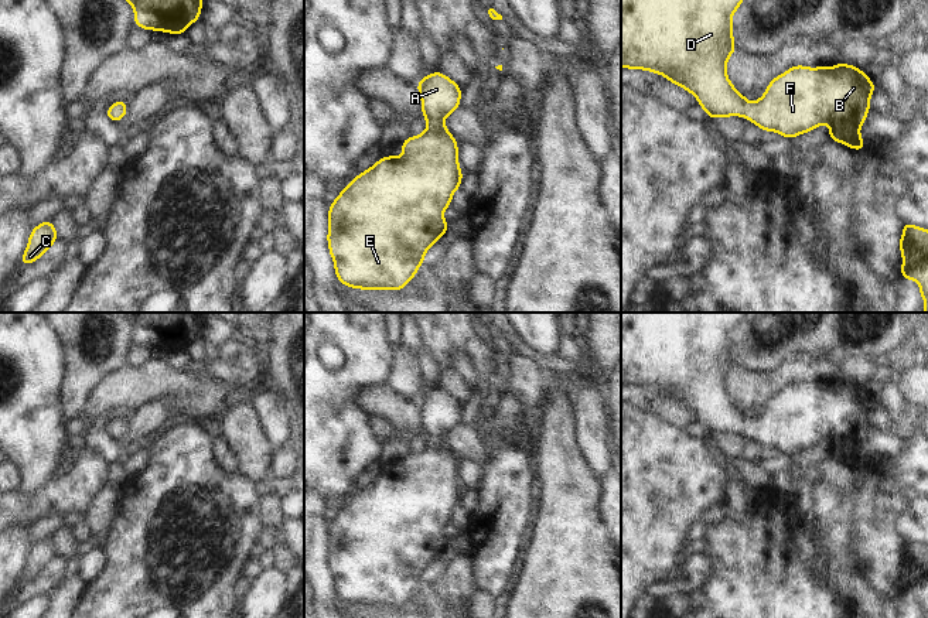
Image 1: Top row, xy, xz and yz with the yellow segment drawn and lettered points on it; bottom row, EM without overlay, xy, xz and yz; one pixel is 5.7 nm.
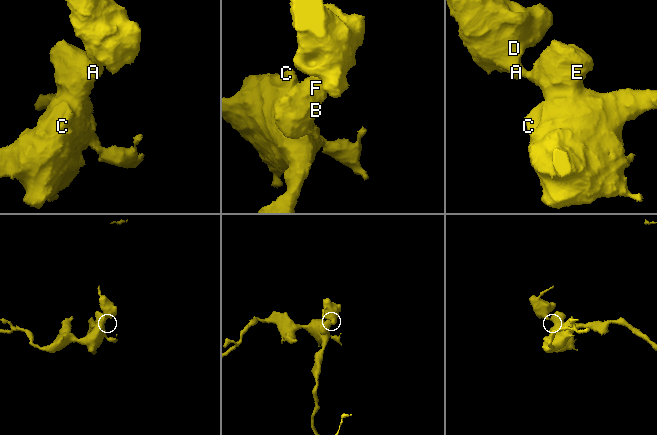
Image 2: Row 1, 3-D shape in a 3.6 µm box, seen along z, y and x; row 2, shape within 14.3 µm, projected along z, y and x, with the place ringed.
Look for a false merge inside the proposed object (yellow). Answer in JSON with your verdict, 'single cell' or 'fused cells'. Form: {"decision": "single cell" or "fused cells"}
{"decision": "single cell"}

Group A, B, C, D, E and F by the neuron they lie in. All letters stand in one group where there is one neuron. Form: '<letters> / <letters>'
A B C D E F

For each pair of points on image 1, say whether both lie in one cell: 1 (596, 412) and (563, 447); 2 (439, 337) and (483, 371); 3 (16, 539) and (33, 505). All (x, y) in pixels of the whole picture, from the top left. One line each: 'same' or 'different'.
1: different
2: same
3: different

